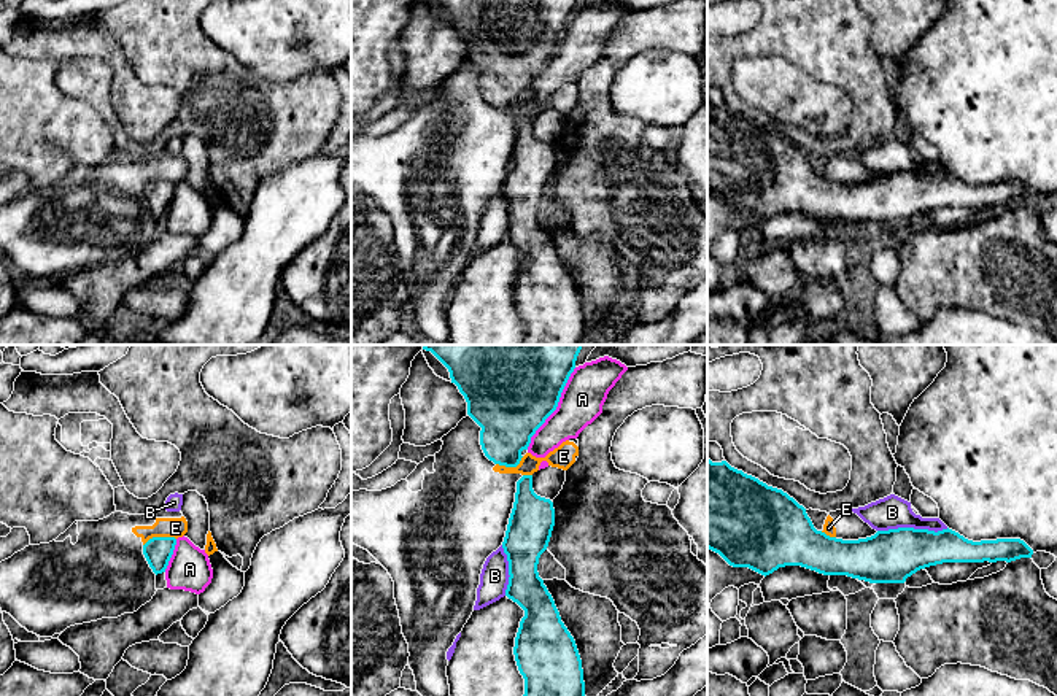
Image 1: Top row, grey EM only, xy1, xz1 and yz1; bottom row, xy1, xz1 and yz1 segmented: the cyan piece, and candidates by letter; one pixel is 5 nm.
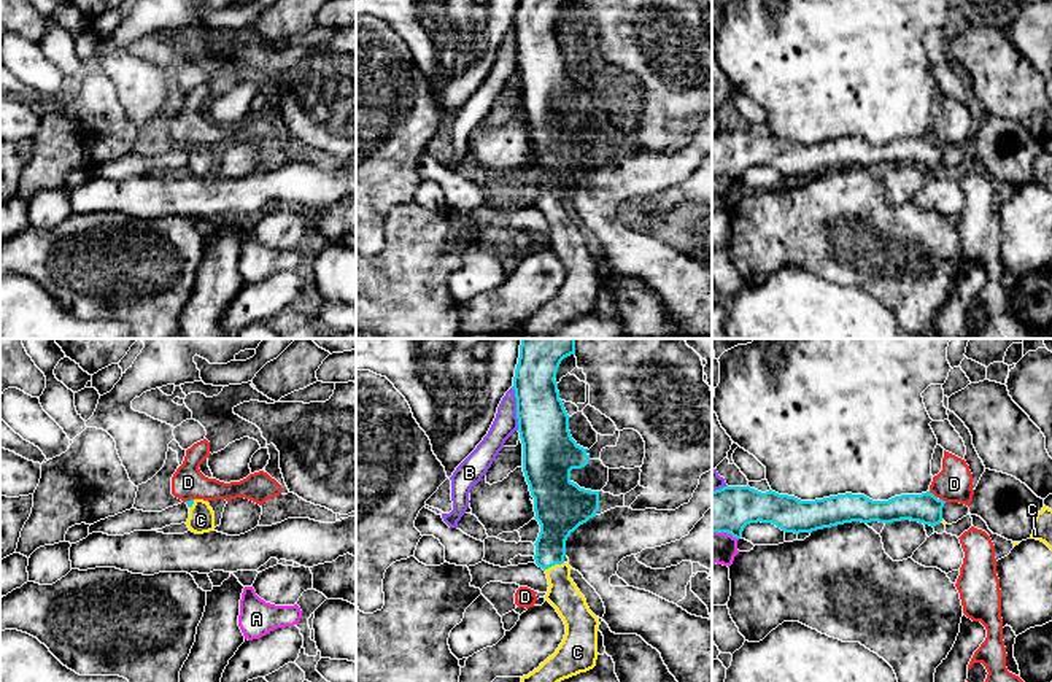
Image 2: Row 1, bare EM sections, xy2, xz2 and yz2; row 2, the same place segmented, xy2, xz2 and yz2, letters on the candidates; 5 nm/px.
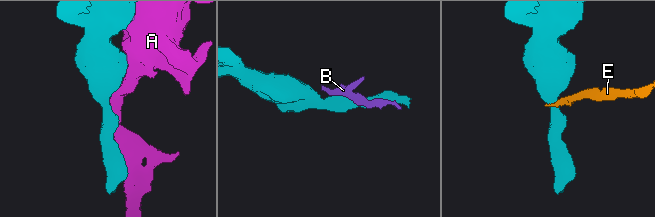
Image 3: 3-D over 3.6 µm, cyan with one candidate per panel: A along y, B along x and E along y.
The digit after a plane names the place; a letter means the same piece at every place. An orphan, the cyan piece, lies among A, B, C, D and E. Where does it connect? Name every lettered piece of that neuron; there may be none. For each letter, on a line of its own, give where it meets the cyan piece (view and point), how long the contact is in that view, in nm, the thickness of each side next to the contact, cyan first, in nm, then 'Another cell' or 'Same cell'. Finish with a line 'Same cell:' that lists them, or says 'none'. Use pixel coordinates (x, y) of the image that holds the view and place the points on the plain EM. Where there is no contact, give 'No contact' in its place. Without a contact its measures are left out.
A: Touches cyan at xz1 (555, 53). Shared border 480 nm. Thickness 420 nm (cyan) against 220 nm. Another cell
B: Touches cyan at yz1 (913, 172). Shared border 360 nm. Thickness 280 nm (cyan) against 170 nm. Another cell
C: Touches cyan at xz2 (553, 209). Shared border 110 nm. Thickness 220 nm (cyan) against 160 nm. Same cell
D: Touches cyan at yz2 (933, 139). Shared border 60 nm. Thickness 150 nm (cyan) against 190 nm. Another cell
E: Touches cyan at xy1 (159, 181). Shared border 170 nm. Thickness 140 nm (cyan) against 100 nm. Another cell
Same cell: C

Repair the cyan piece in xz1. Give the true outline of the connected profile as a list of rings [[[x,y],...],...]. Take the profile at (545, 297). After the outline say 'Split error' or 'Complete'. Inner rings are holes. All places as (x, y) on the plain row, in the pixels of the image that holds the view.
[[[523,119],[517,126],[515,146],[502,186],[510,219],[505,240],[525,254],[513,291],[518,315],[525,323],[521,345],[587,342],[575,284],[537,216],[553,170],[553,146],[534,137],[532,119]]]. Complete

